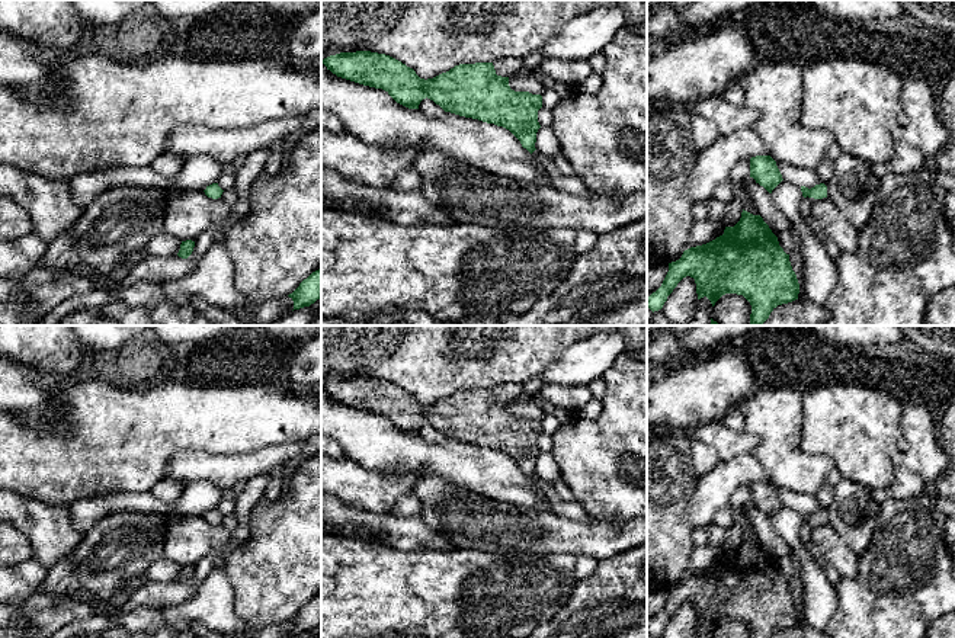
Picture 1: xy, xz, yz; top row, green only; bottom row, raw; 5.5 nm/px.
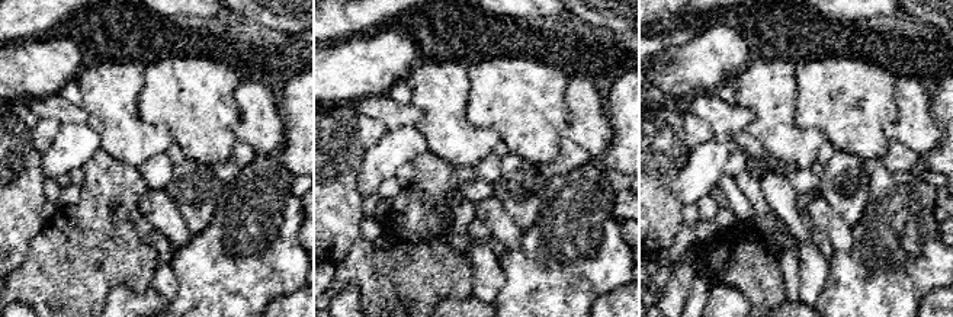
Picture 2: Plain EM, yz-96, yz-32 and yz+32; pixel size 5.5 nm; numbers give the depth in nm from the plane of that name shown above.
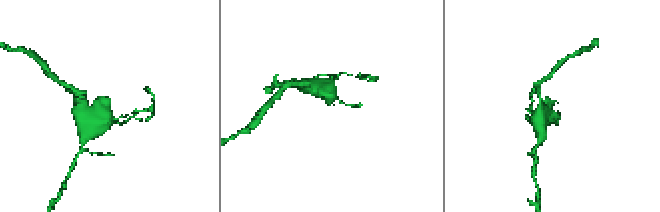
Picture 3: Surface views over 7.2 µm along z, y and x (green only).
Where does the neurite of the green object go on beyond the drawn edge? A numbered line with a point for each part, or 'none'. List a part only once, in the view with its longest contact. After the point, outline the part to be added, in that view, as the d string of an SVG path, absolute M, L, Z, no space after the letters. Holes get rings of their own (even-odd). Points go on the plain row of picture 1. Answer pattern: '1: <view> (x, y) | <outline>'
none

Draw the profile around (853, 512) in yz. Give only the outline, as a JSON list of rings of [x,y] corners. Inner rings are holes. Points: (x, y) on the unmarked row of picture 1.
[[[847,478],[833,487],[833,496],[834,500],[826,509],[827,523],[859,557],[872,542],[879,503],[872,497],[872,490]]]

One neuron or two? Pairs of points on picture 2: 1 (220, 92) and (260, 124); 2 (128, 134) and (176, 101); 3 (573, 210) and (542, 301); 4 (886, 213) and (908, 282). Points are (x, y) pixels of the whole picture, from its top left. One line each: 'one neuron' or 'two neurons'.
1: two neurons
2: two neurons
3: one neuron
4: one neuron

